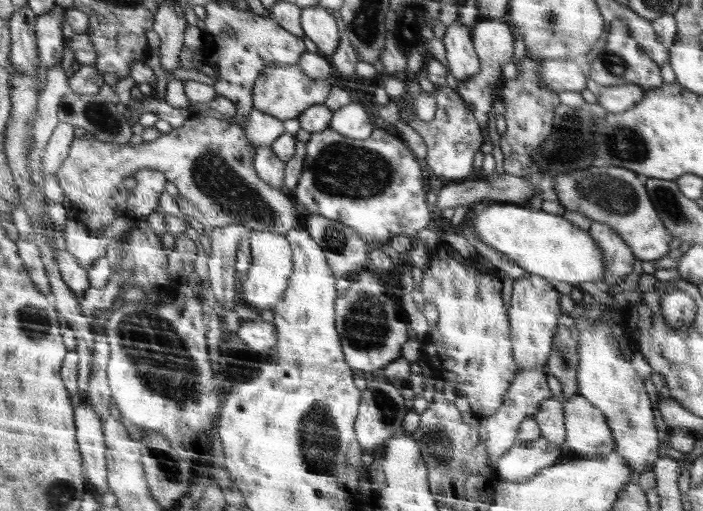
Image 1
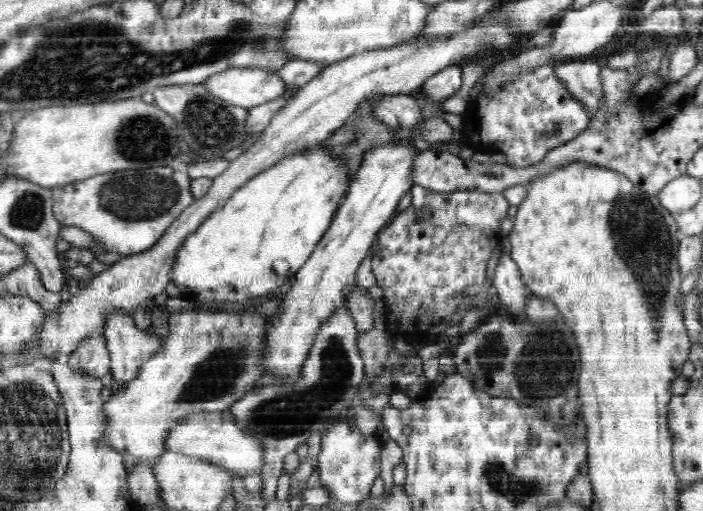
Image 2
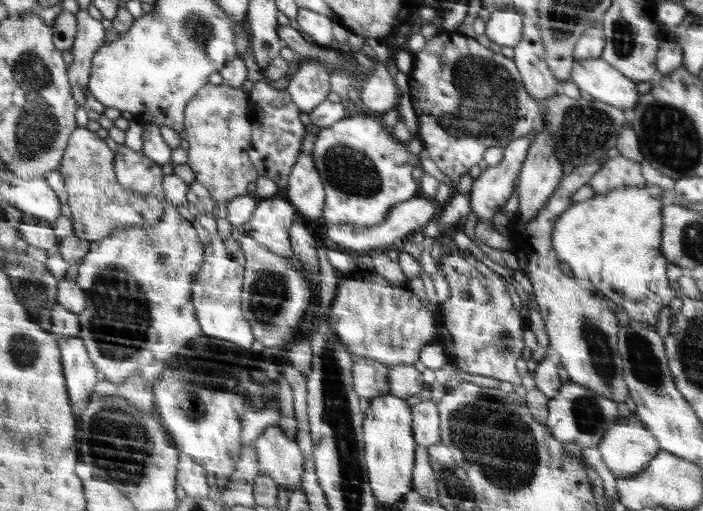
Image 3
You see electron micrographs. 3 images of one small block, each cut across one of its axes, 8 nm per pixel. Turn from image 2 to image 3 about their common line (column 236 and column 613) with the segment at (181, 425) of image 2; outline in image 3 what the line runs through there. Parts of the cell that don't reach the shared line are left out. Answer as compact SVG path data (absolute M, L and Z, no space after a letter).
M636 418L619 420L606 431L598 452L616 479L634 477L661 451L660 442Z

